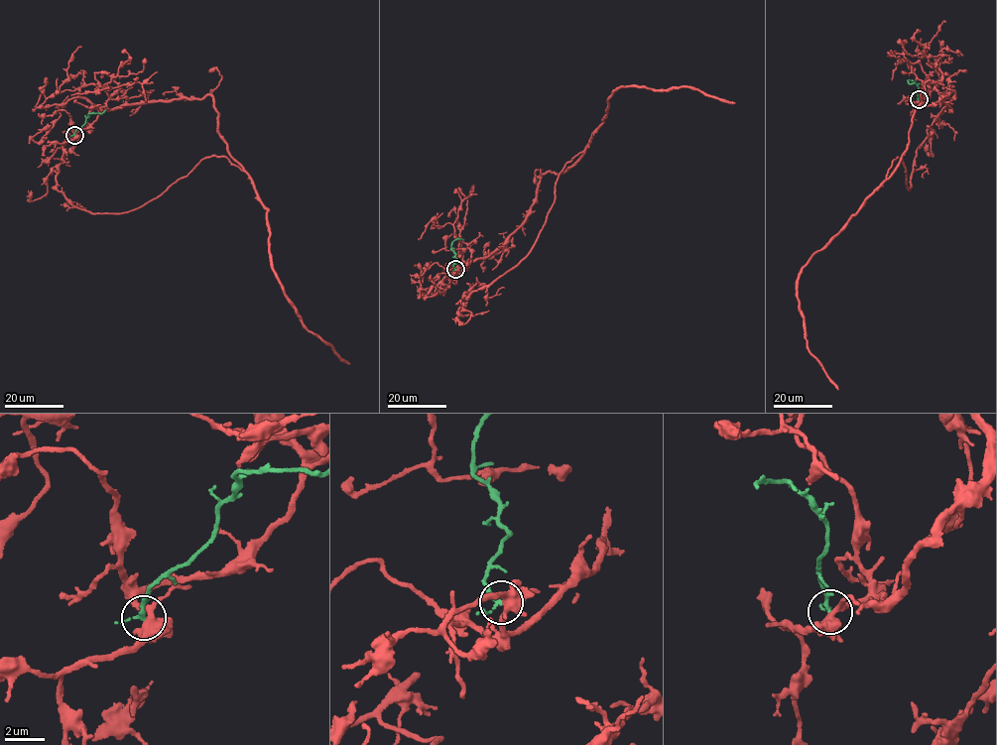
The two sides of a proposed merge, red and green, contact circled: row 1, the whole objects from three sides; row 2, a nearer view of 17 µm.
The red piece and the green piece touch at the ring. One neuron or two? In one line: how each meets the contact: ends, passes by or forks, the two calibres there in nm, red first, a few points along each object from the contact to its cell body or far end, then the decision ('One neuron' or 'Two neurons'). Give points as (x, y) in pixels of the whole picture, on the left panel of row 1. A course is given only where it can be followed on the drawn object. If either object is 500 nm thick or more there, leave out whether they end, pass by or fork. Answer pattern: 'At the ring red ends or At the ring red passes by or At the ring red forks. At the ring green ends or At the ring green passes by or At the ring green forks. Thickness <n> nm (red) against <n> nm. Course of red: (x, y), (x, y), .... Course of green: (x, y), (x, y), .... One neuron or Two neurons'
At the ring red forks. At the ring green passes by. Thickness 440 nm (red) against 150 nm. Course of red: (75, 135), (208, 94), (243, 170), (207, 156), (91, 213), (46, 160), (70, 166). Course of green: (75, 135), (89, 113), (100, 114), (106, 110). Two neurons

